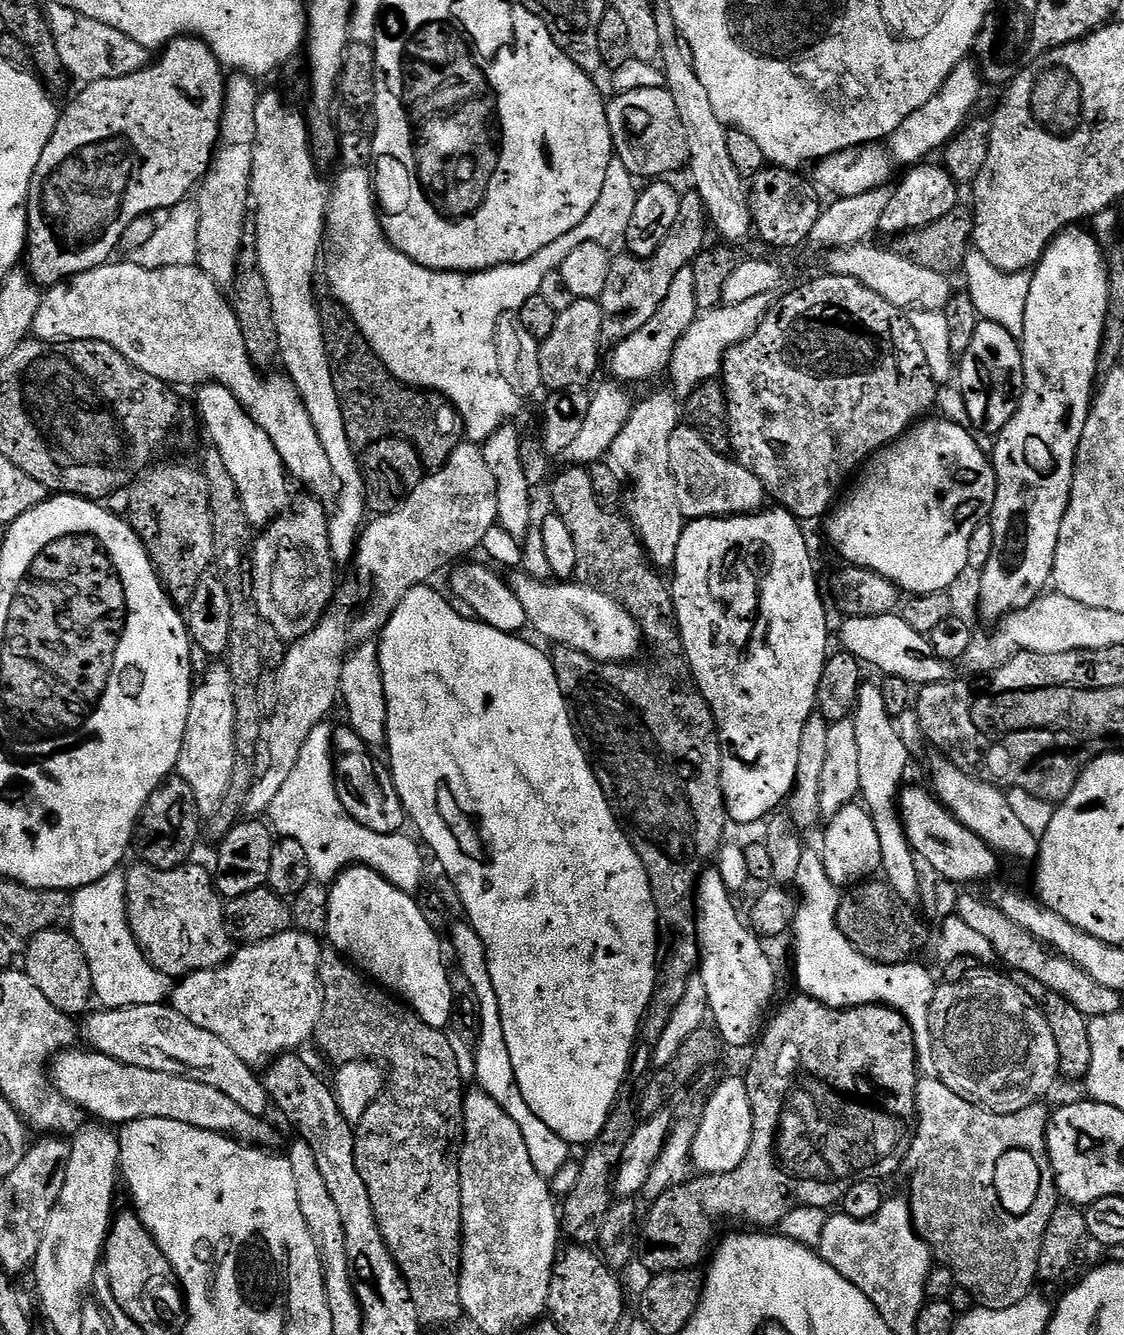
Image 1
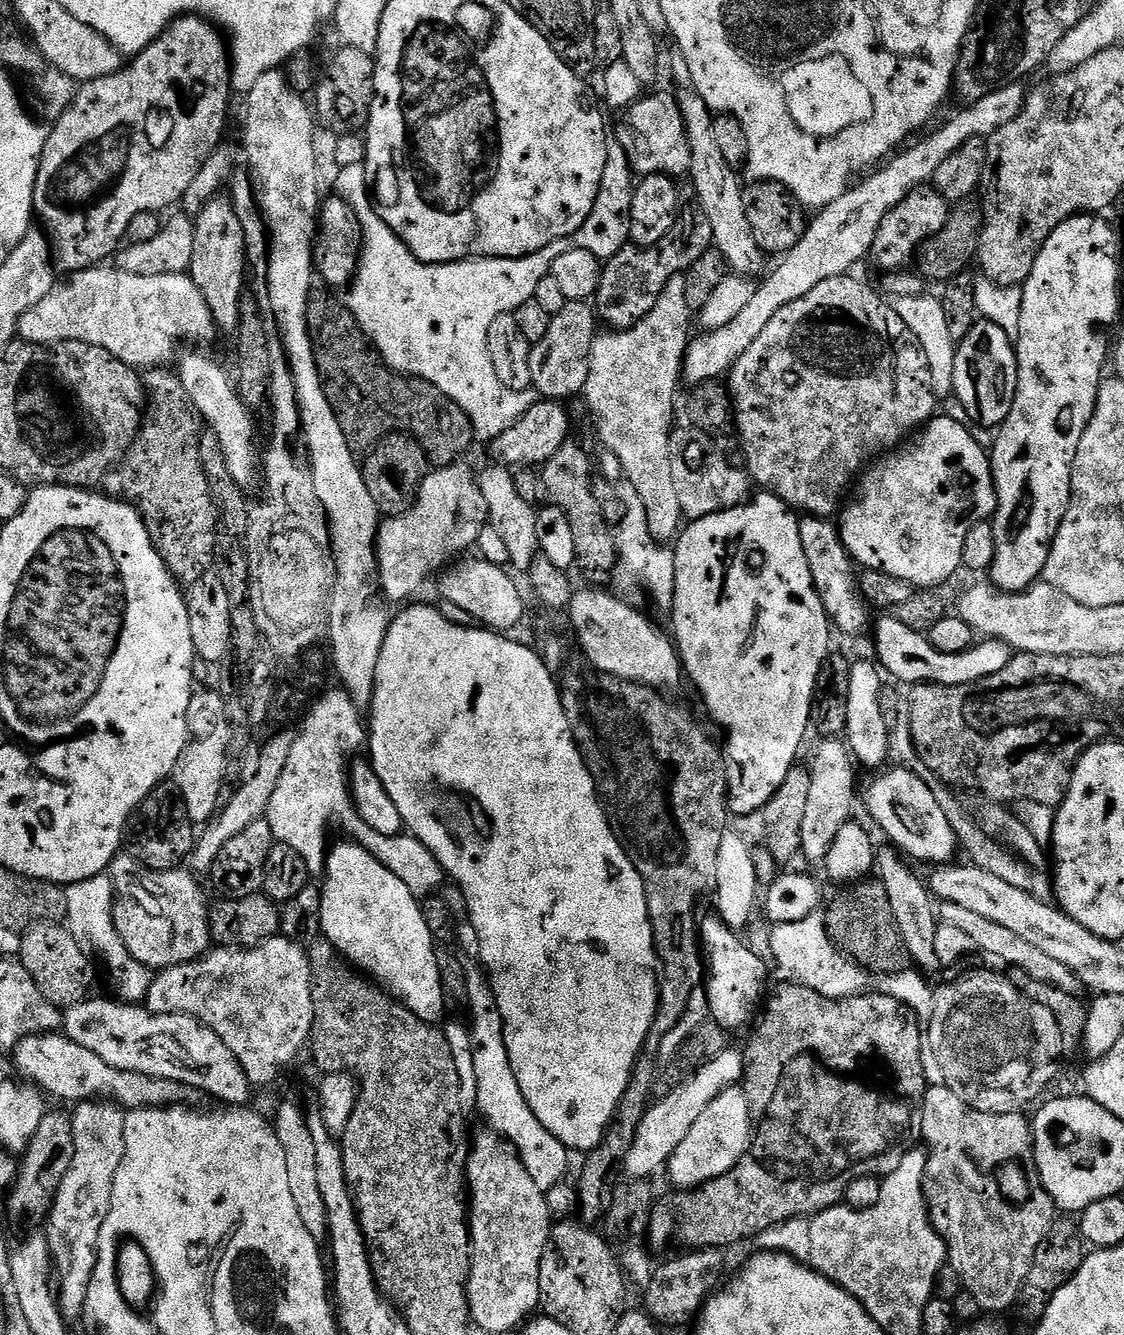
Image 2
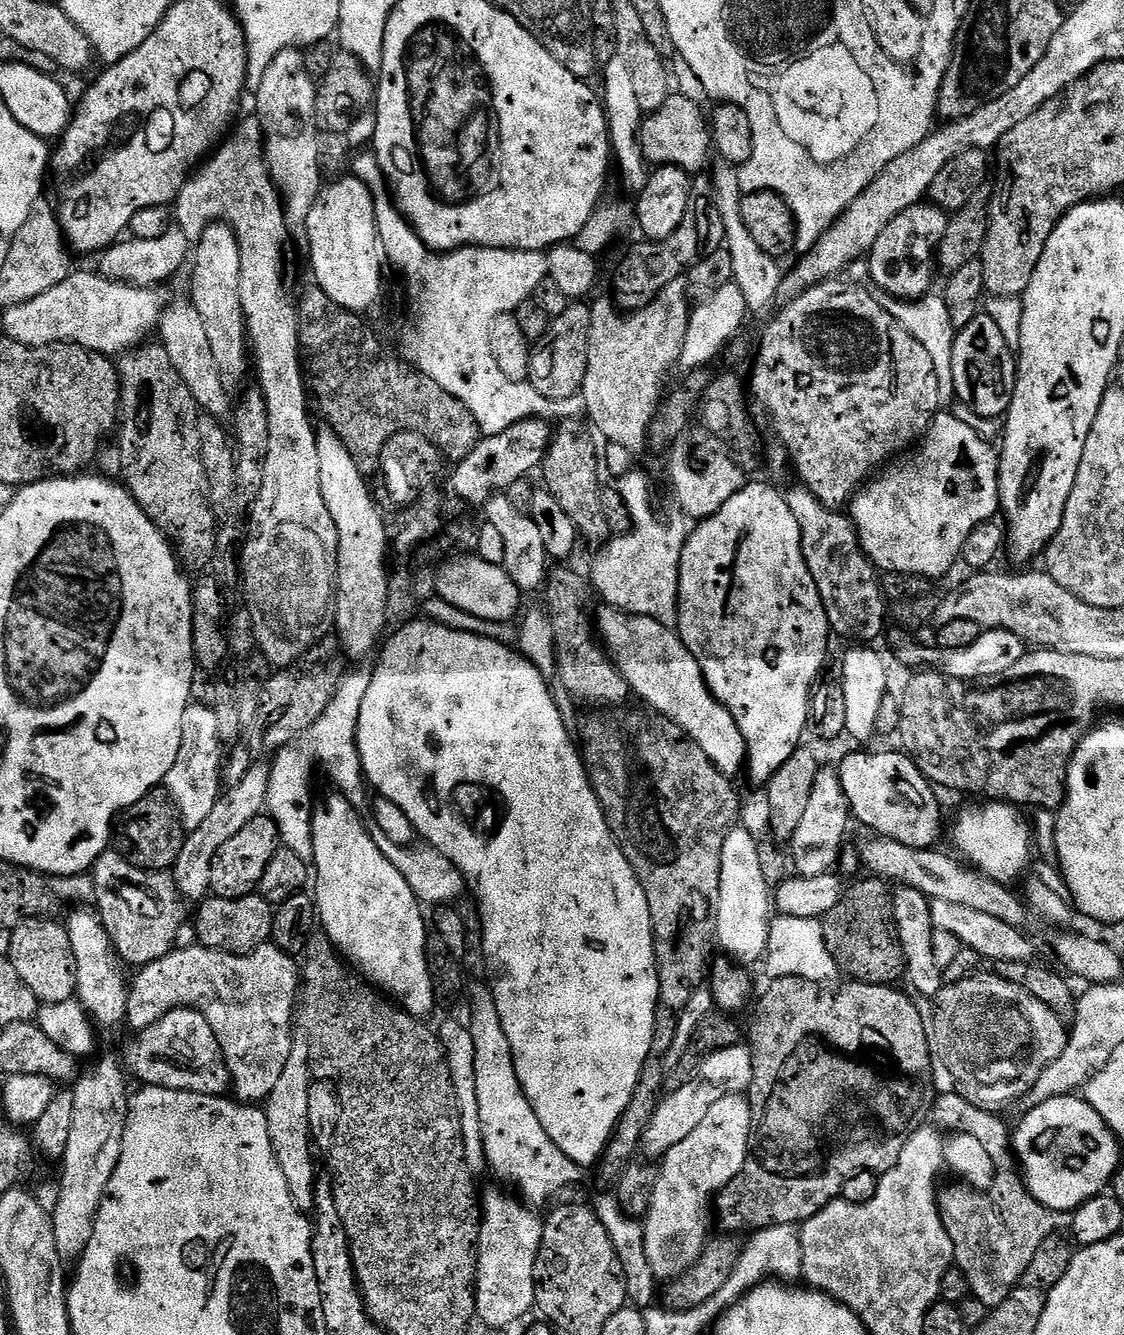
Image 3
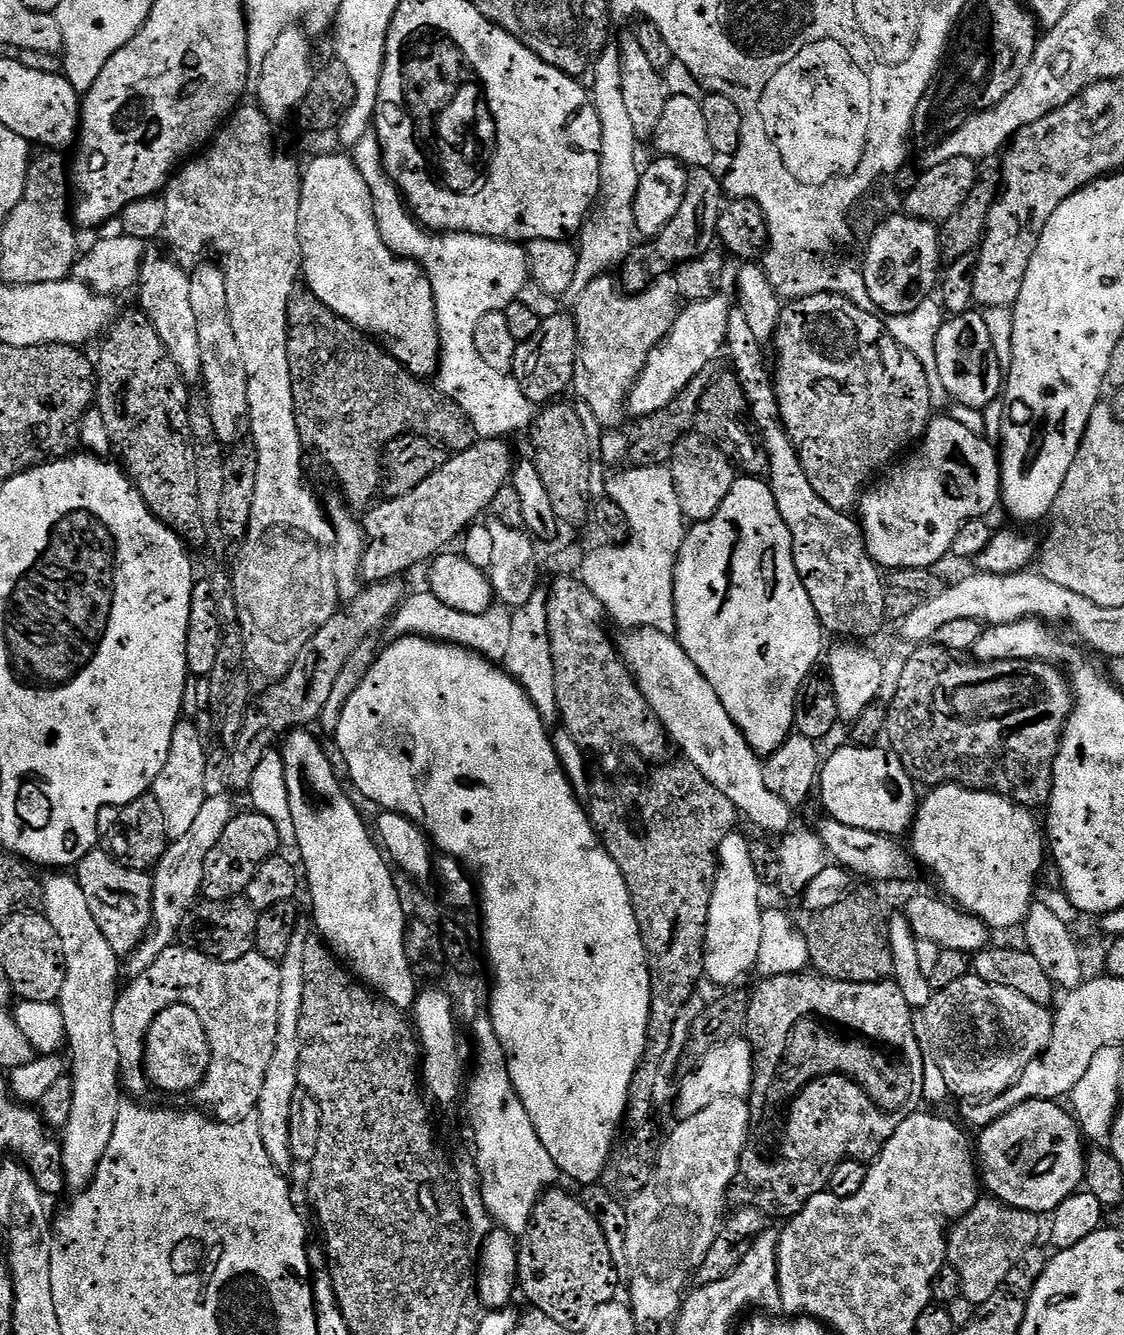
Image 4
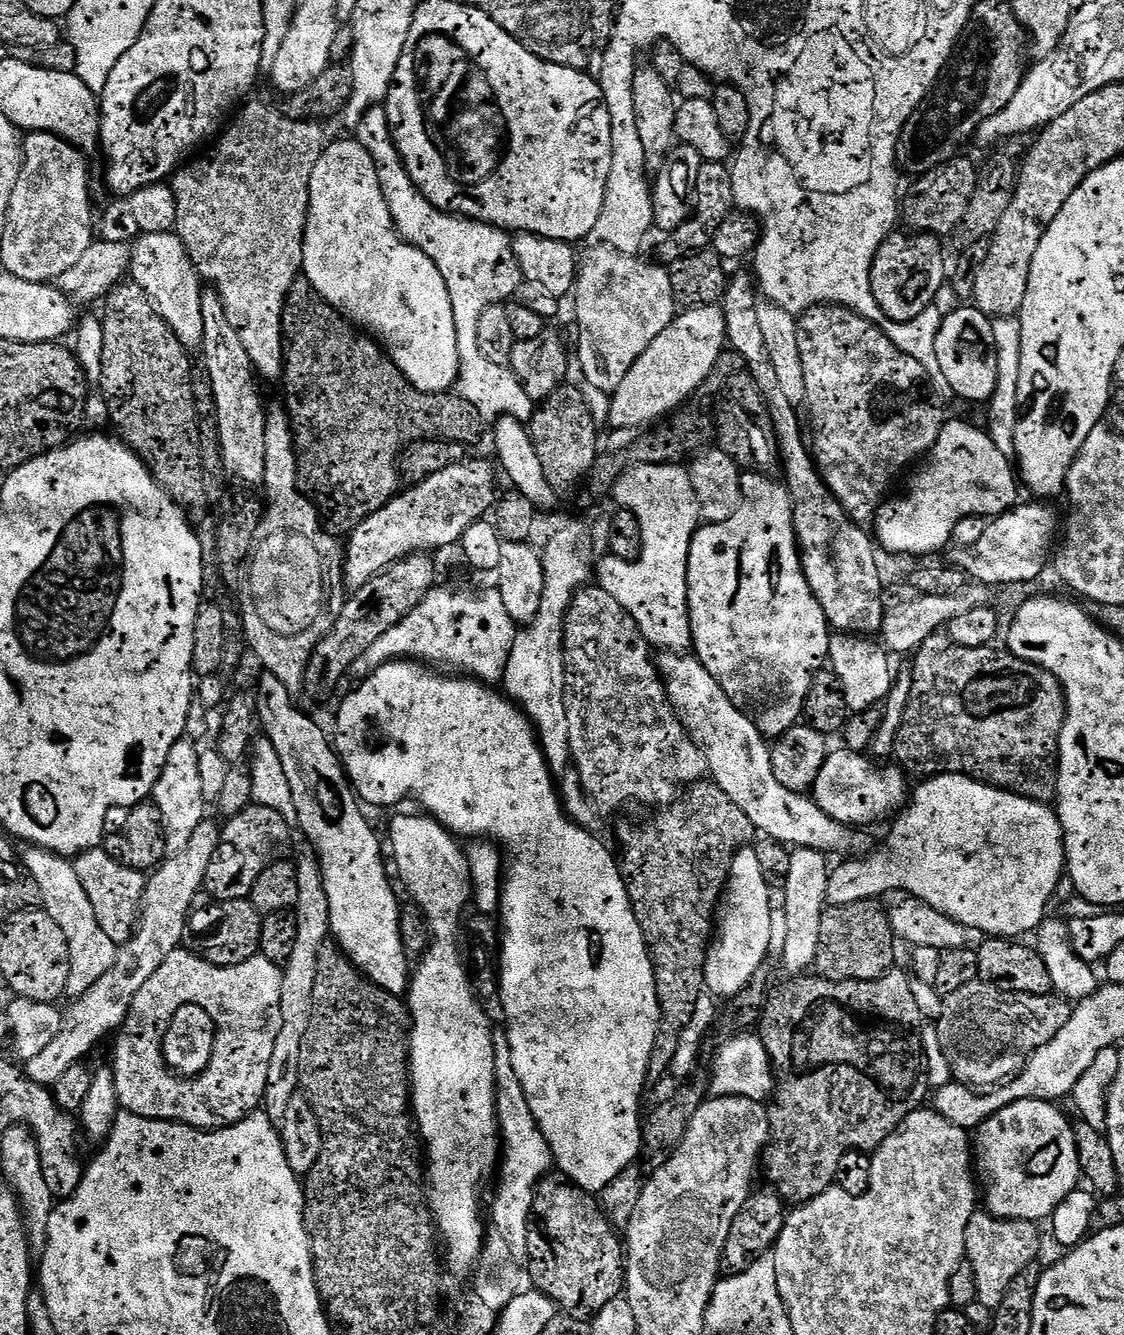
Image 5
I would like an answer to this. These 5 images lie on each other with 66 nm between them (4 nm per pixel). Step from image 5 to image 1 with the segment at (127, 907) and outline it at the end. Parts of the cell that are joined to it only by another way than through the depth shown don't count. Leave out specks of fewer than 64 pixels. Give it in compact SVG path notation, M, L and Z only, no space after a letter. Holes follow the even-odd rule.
M143 862L127 869L128 921L148 961L169 978L218 968L234 951L232 933L224 920L225 901L216 890L214 876L197 862L160 870Z

